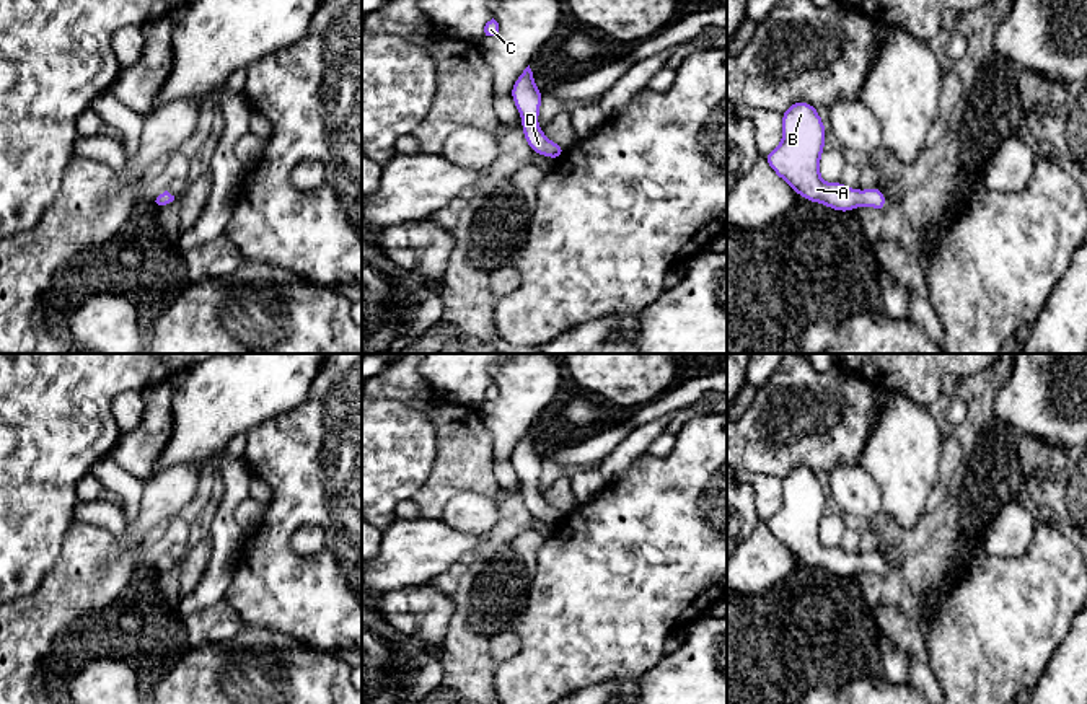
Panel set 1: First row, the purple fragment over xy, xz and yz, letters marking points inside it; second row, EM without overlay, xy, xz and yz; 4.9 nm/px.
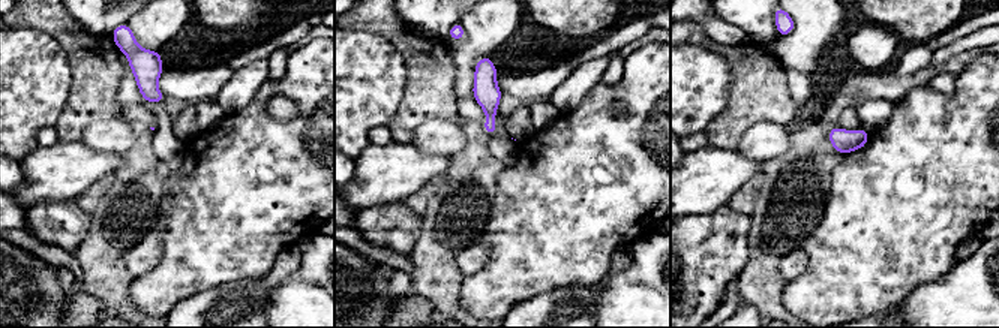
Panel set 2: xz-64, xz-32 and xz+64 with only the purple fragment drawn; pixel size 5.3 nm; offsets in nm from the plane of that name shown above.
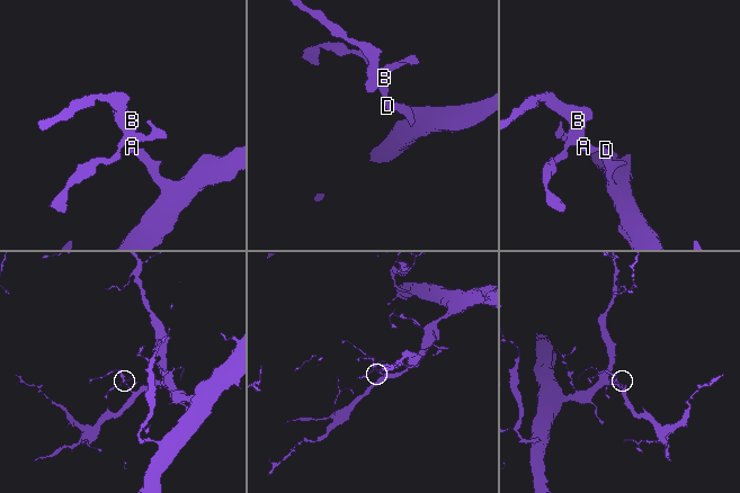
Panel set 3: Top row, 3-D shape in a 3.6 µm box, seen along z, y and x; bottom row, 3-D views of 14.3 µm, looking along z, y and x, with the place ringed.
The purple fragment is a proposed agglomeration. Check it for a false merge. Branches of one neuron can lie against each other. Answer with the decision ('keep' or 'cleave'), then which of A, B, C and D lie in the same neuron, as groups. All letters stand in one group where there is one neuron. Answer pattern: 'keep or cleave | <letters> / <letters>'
keep | A B C D

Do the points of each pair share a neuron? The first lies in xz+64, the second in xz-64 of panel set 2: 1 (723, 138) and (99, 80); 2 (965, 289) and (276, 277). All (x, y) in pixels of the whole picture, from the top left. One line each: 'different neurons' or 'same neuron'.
1: same neuron
2: different neurons

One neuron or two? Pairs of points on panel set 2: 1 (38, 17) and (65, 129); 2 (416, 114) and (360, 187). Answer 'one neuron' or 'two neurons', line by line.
1: one neuron
2: two neurons

